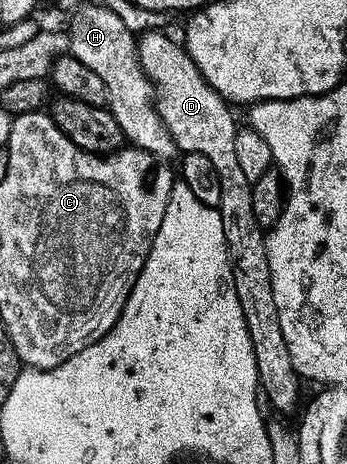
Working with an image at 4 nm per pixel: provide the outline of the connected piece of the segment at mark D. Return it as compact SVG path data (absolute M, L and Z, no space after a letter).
M162 30L142 32L137 42L137 56L144 72L154 84L154 107L160 119L167 125L178 150L184 154L189 152L207 155L219 175L221 199L217 206L220 219L223 221L224 239L227 241L229 259L232 261L235 293L239 297L239 305L243 308L243 321L247 321L247 333L251 337L251 349L257 366L257 382L260 390L269 398L269 403L277 411L293 411L297 407L297 398L301 395L303 380L298 375L291 361L291 353L287 353L287 341L283 341L283 329L279 326L279 313L275 309L275 289L271 289L270 263L266 257L266 236L258 225L255 213L252 212L252 183L247 181L239 160L236 159L235 137L239 130L230 104L202 76L194 59L184 46L165 35Z

